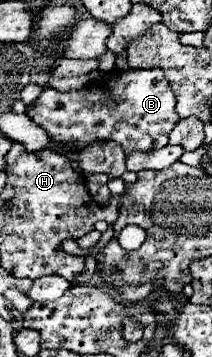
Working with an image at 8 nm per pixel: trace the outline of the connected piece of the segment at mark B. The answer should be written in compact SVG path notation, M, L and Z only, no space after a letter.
M143 68L129 72L107 72L75 92L57 92L45 88L41 96L27 106L27 116L43 126L57 142L91 144L95 140L113 140L125 154L133 150L163 148L169 132L179 122L175 112L175 92L167 84L161 68Z

